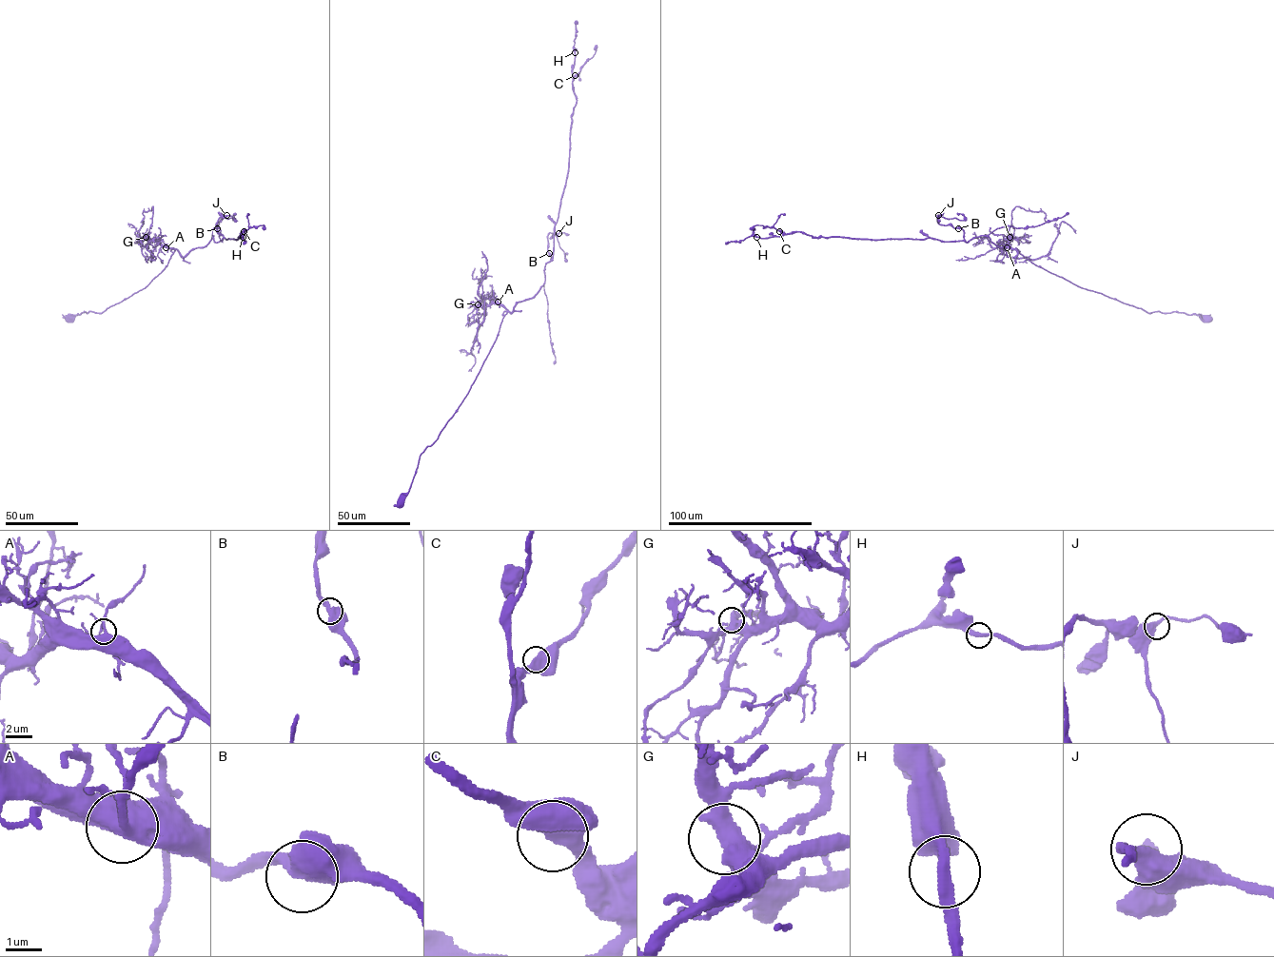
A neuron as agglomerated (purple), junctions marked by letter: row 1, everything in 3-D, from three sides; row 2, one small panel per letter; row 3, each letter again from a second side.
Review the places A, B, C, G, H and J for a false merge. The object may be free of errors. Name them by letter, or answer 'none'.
none

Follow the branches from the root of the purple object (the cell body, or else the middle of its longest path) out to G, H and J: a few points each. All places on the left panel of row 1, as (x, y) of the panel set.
G: (68, 319), (84, 311), (103, 312), (144, 288), (165, 268), (175, 249), (146, 237)
H: (68, 319), (101, 313), (144, 288), (176, 249), (184, 257), (213, 236), (215, 242), (243, 237)
J: (68, 319), (101, 313), (144, 288), (176, 249), (184, 257), (213, 236), (219, 242), (216, 224), (226, 215)

